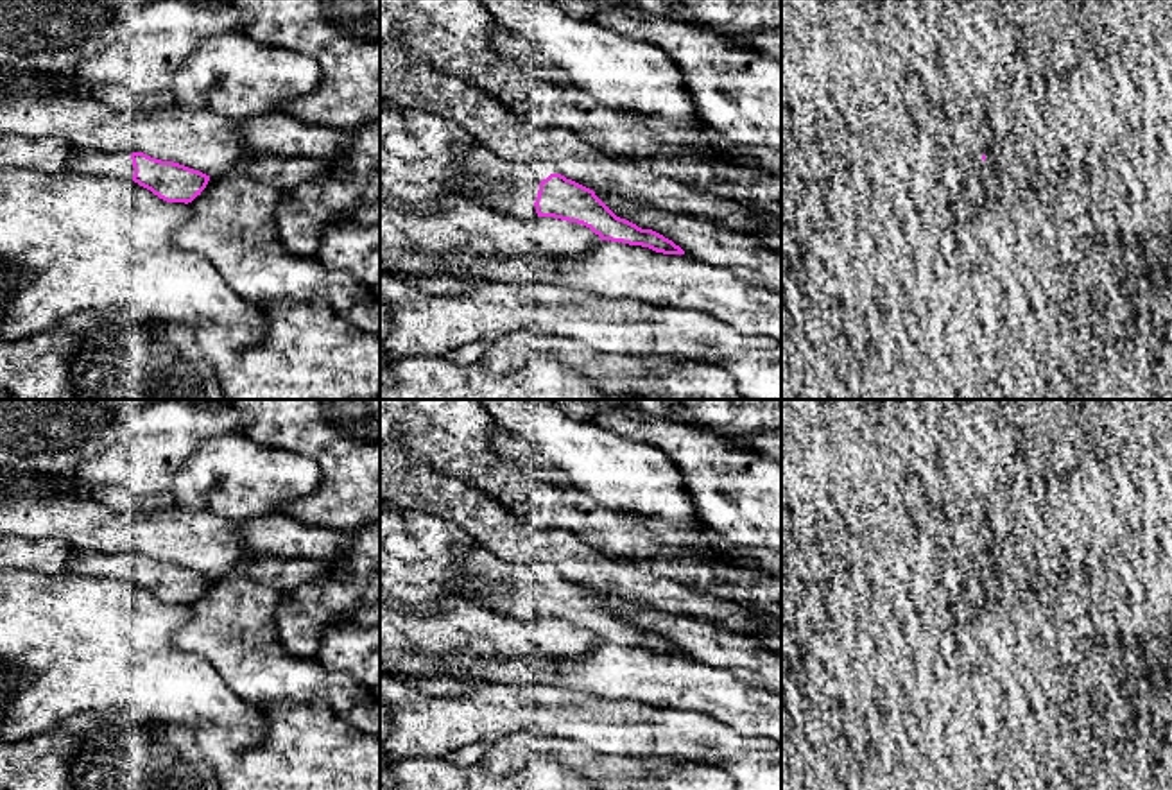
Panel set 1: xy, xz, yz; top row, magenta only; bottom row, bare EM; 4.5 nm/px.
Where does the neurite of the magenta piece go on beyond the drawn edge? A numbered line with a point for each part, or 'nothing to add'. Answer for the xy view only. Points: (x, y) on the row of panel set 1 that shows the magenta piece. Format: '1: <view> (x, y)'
1: xy (119, 165)

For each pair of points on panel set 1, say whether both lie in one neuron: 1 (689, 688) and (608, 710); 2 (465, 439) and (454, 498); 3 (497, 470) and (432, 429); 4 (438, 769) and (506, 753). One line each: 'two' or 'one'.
1: two
2: two
3: one
4: two

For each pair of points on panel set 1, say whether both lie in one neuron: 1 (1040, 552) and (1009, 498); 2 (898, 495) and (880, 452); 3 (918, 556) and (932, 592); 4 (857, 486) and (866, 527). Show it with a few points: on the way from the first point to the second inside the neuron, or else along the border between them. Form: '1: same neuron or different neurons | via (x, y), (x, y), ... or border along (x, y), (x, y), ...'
1: same neuron | via (1036, 540), (1016, 511)
2: same neuron | via (895, 484), (884, 463)
3: same neuron | via (927, 565), (932, 583)
4: different neurons | border along (880, 500), (852, 509), (839, 523)

